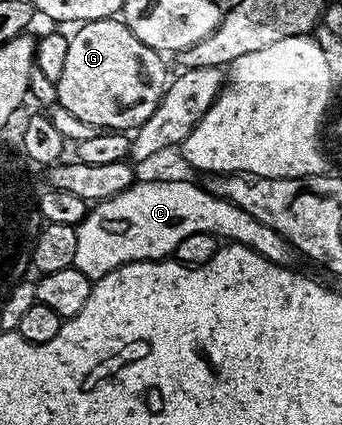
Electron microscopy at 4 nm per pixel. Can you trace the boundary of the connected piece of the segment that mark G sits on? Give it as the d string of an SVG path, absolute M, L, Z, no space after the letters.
M120 17L82 23L73 31L66 65L56 82L57 104L101 131L135 132L158 109L170 82L165 56L150 45L142 45Z

